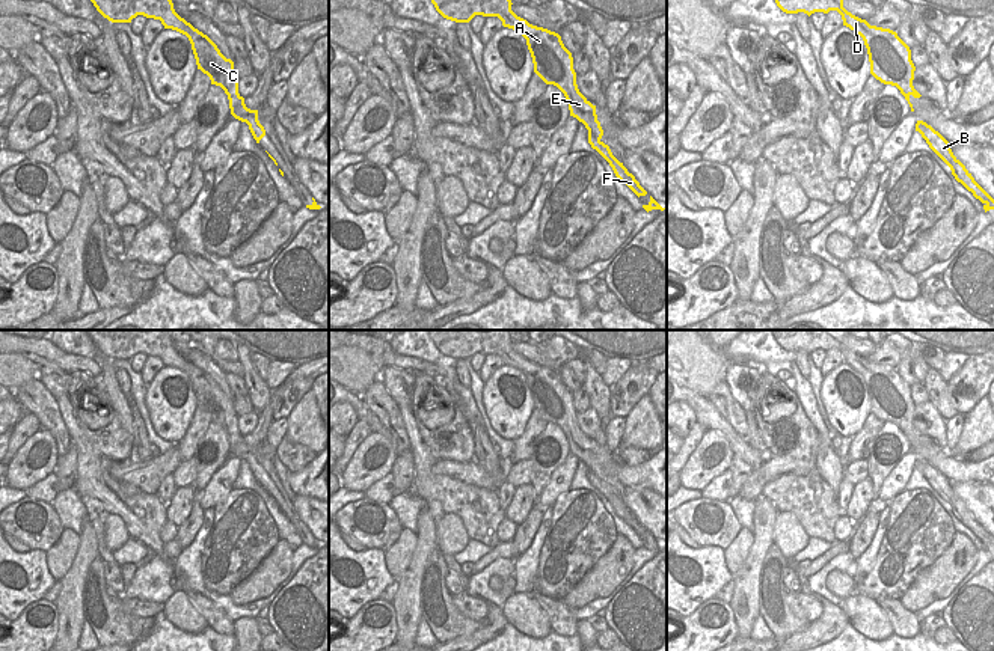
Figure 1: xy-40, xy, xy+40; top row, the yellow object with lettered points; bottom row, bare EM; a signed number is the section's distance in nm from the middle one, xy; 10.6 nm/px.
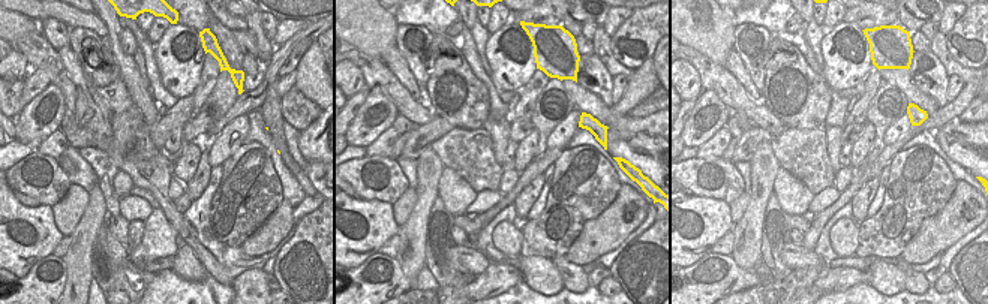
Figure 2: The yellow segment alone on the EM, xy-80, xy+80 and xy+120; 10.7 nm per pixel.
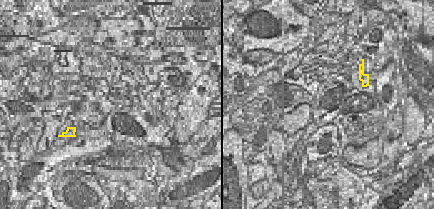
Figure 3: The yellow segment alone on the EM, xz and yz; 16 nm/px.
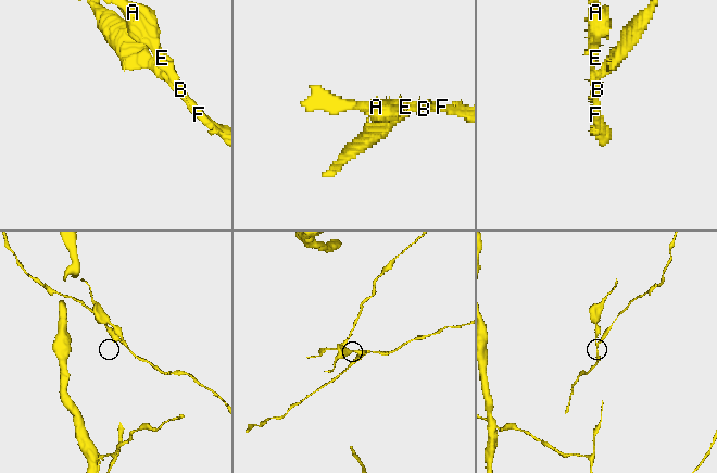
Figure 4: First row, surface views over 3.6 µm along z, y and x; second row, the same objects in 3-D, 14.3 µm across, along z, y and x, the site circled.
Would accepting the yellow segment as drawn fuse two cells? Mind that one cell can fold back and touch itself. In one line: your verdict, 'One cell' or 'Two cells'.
Two cells.

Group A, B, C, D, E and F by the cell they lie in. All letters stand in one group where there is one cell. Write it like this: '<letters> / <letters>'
A C D E / B F

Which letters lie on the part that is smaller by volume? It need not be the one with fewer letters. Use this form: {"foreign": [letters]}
{"foreign": ["A", "C", "D", "E"]}

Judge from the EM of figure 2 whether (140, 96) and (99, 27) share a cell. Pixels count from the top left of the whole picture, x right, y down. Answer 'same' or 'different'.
different

